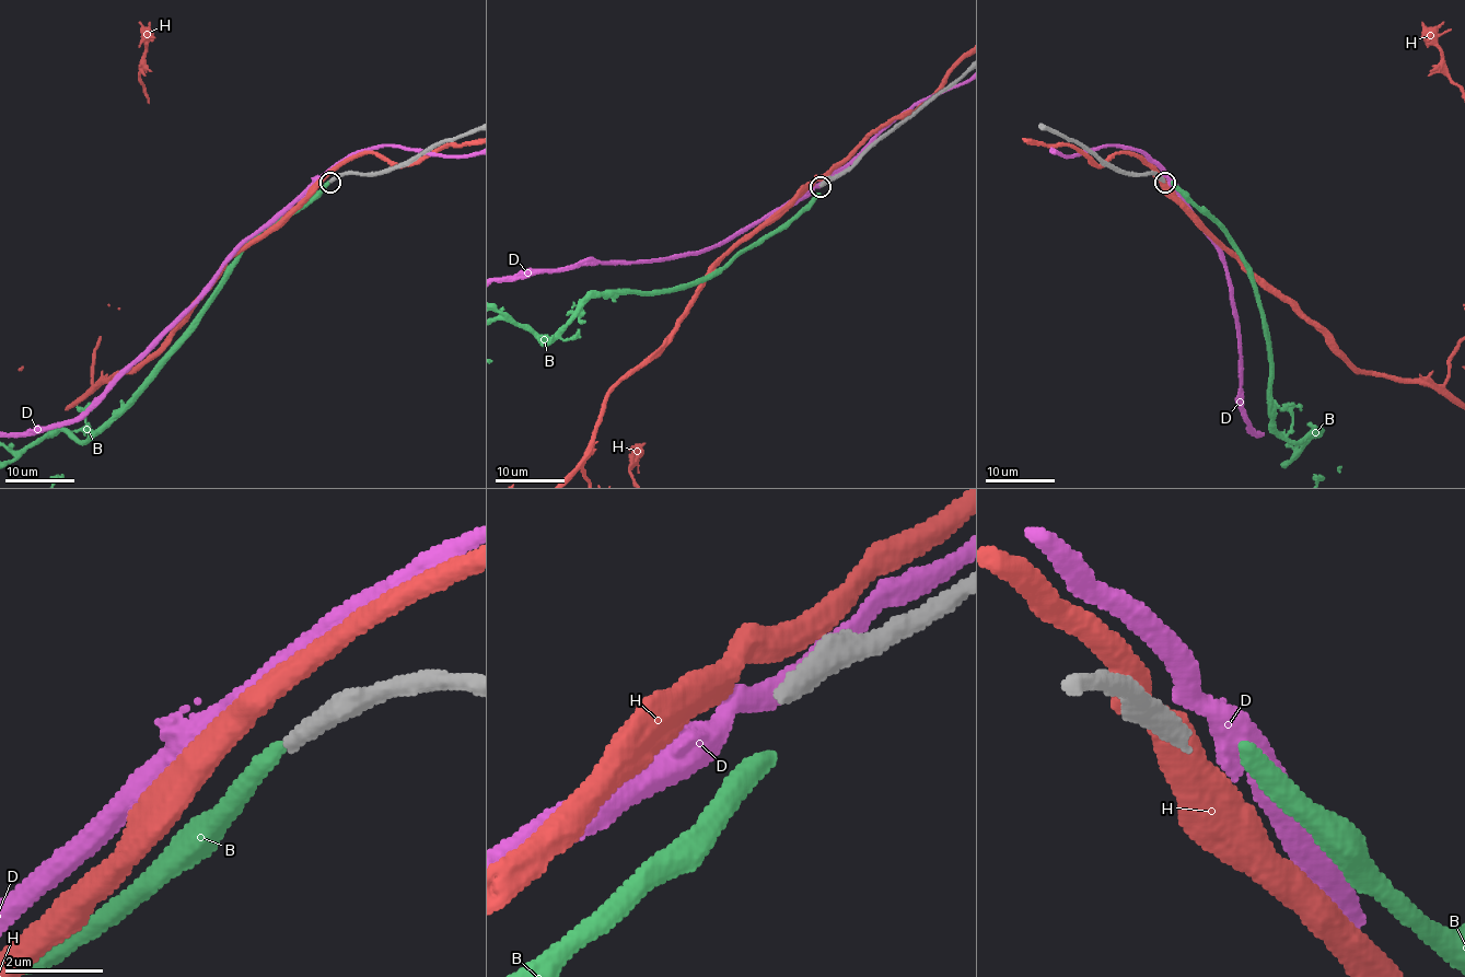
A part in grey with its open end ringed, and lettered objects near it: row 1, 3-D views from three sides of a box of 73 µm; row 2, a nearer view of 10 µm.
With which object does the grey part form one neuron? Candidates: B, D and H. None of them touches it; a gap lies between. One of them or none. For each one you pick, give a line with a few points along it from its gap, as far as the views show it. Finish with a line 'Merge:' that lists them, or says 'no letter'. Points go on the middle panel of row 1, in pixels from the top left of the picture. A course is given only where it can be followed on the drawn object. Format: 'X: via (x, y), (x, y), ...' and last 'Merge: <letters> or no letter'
Merge: B

